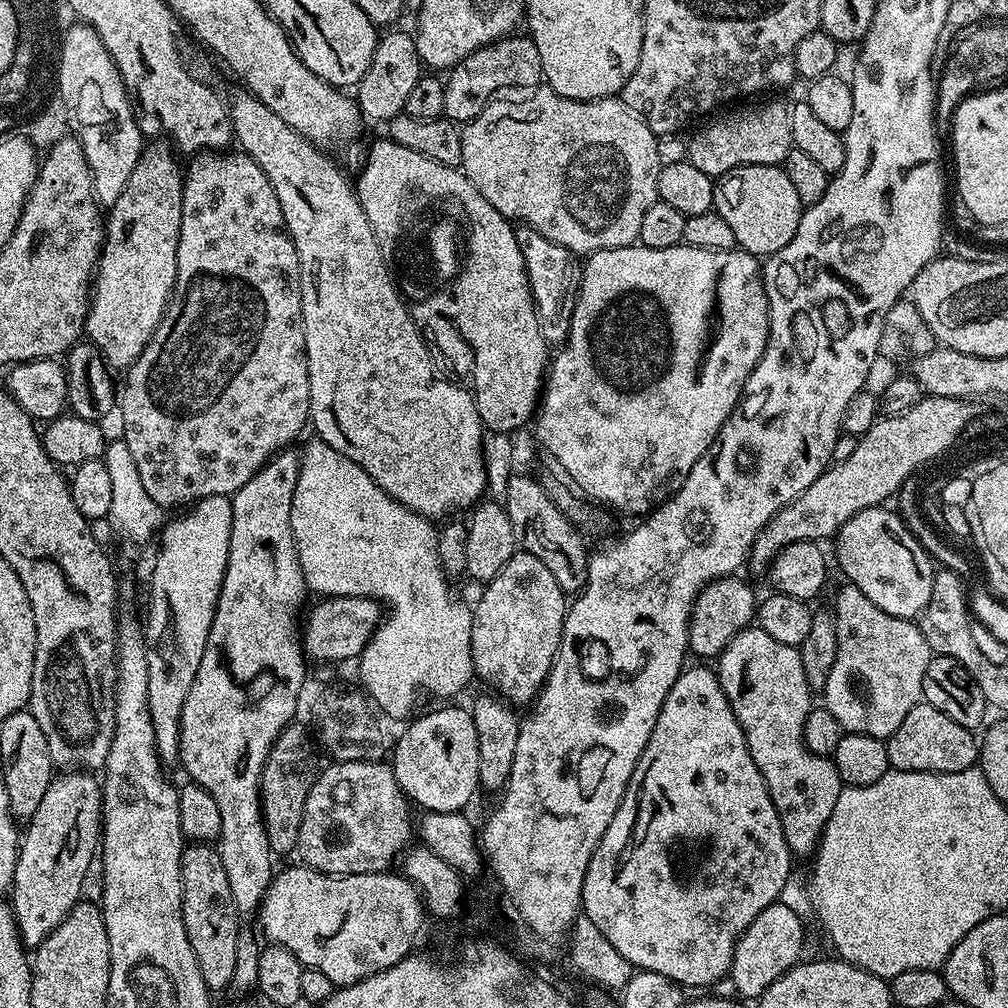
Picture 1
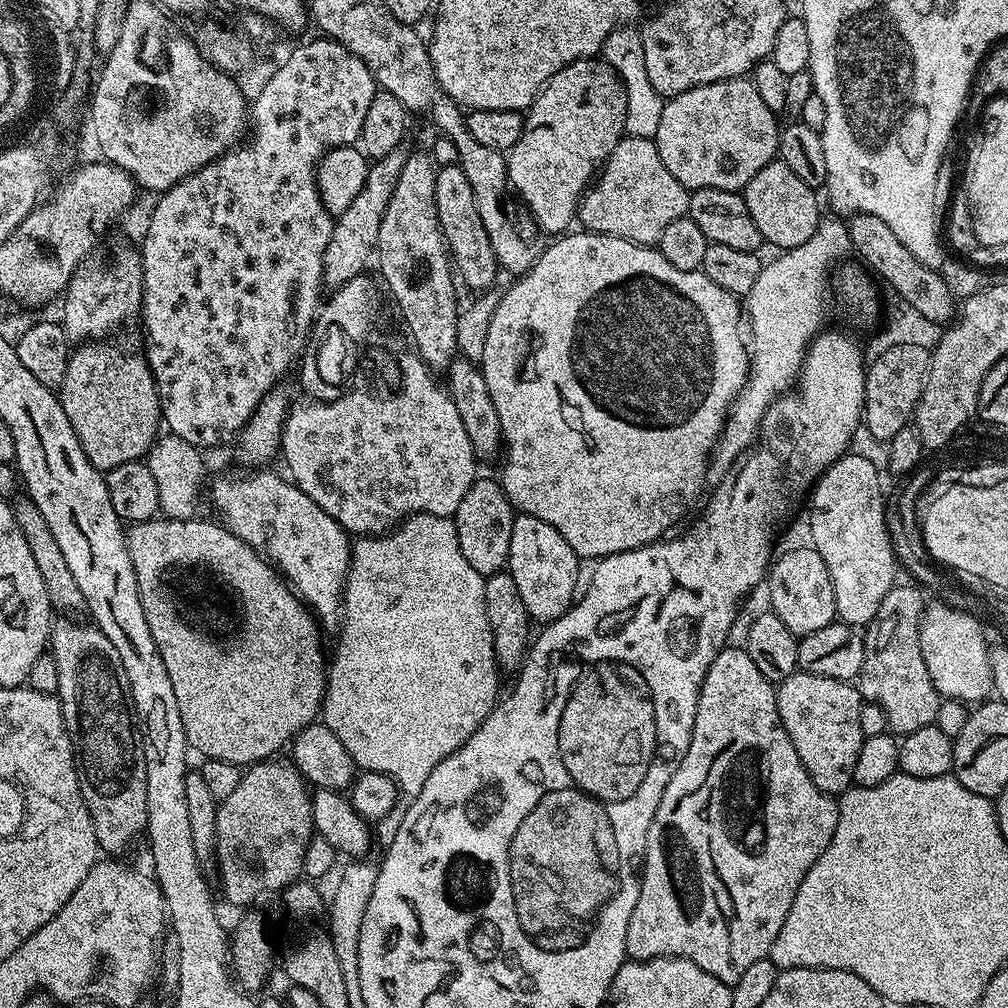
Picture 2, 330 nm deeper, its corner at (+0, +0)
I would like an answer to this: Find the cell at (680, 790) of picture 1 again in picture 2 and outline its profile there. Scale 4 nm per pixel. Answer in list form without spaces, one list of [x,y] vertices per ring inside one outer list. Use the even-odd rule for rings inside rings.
[[[740,646],[732,647],[724,647],[718,658],[710,662],[710,670],[706,670],[706,678],[700,687],[690,746],[678,770],[674,770],[674,778],[670,778],[662,794],[662,802],[654,814],[648,845],[644,851],[638,906],[634,906],[634,914],[626,930],[626,953],[633,960],[680,956],[684,960],[692,960],[694,966],[702,966],[706,974],[714,974],[714,978],[718,978],[723,984],[736,986],[759,960],[769,959],[774,938],[778,938],[778,930],[782,930],[782,922],[786,922],[786,914],[790,914],[790,906],[798,894],[798,886],[802,886],[802,878],[806,878],[810,866],[818,862],[822,850],[826,850],[826,846],[830,846],[830,838],[834,838],[834,826],[838,826],[840,805],[829,793],[818,790],[810,774],[806,774],[806,766],[802,766],[802,758],[798,758],[798,750],[794,750],[794,742],[790,742],[780,721],[773,681],[767,680],[762,670],[754,666],[754,658],[750,658],[748,651]]]

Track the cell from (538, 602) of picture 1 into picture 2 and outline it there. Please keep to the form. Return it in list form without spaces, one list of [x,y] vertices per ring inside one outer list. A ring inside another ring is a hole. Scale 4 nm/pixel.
[[[523,514],[513,519],[506,571],[514,578],[514,586],[518,586],[522,603],[526,605],[529,617],[535,623],[537,620],[537,625],[554,623],[572,607],[578,596],[576,579],[580,576],[580,564],[581,557],[570,550],[570,542],[566,542],[566,538],[562,538],[550,522]]]

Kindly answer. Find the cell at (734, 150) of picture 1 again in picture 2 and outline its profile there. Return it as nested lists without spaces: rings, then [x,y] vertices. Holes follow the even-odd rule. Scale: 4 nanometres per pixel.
[[[751,79],[719,80],[671,97],[662,110],[662,119],[658,121],[655,141],[662,162],[666,162],[666,170],[678,178],[682,187],[689,190],[717,188],[740,192],[748,185],[750,178],[762,170],[762,166],[777,159],[781,125],[776,124],[776,120],[777,113],[772,112],[766,102],[762,102]]]

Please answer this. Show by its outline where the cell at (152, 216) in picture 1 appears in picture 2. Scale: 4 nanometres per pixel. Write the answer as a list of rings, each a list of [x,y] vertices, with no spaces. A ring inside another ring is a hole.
[[[85,342],[73,347],[68,358],[68,365],[66,366],[66,378],[61,382],[58,389],[62,410],[66,410],[66,418],[70,418],[70,426],[74,426],[74,434],[78,434],[78,442],[82,446],[82,450],[86,450],[86,458],[90,458],[92,465],[105,474],[114,466],[122,466],[122,462],[134,462],[135,460],[147,457],[149,449],[158,439],[158,433],[161,431],[159,428],[162,428],[160,395],[156,393],[156,383],[152,377],[152,371],[147,359],[139,351],[136,351],[137,353],[127,352],[126,349],[119,348],[116,344],[108,343],[112,342]]]

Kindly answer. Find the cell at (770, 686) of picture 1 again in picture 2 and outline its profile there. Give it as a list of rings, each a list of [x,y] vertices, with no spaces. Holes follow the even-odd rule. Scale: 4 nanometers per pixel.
[[[797,670],[779,681],[776,705],[780,721],[818,790],[843,794],[853,787],[854,762],[858,762],[858,750],[862,750],[865,738],[858,722],[861,703],[859,687],[846,680]]]

